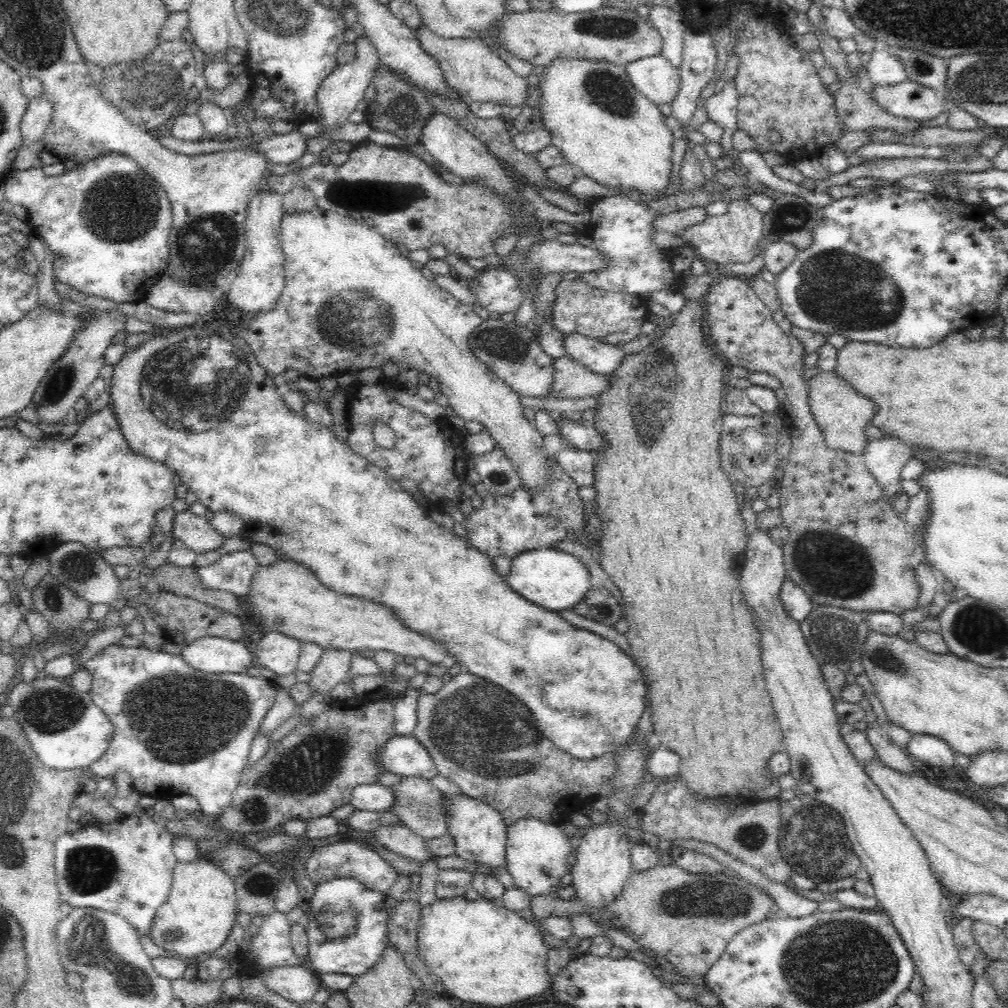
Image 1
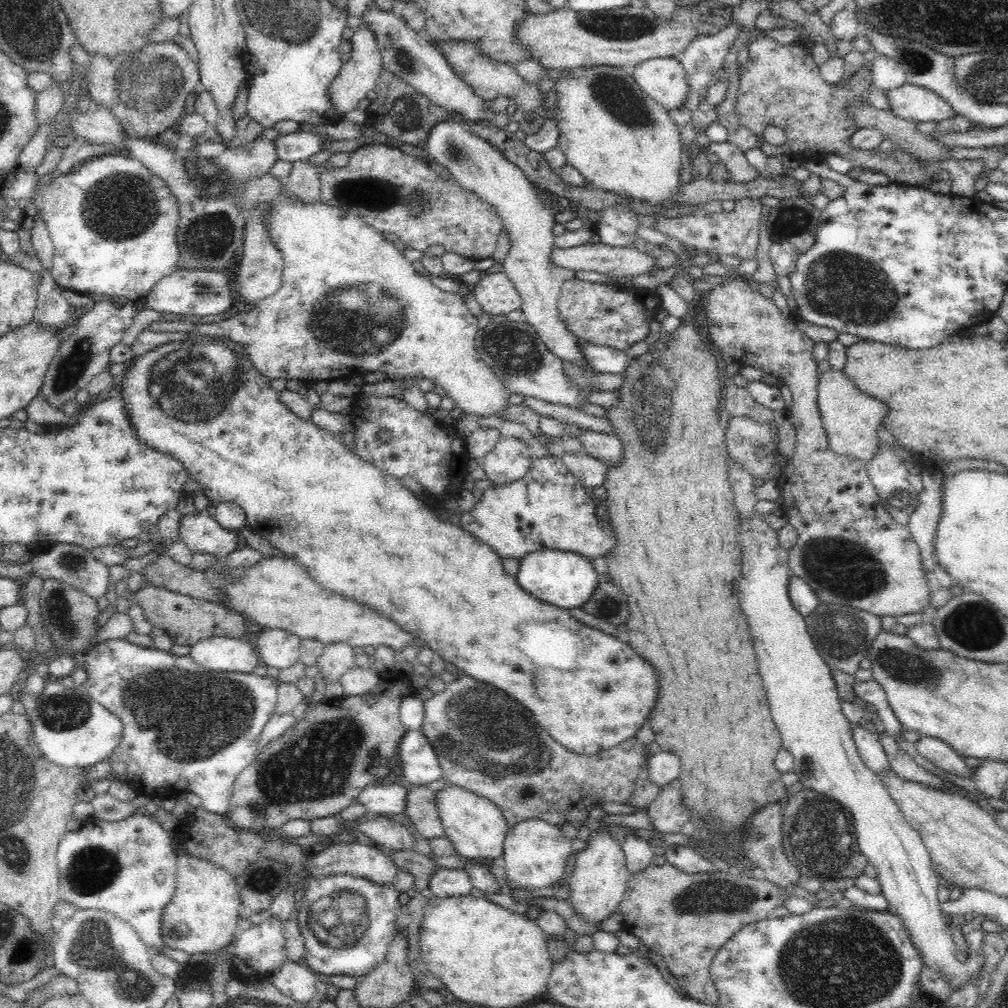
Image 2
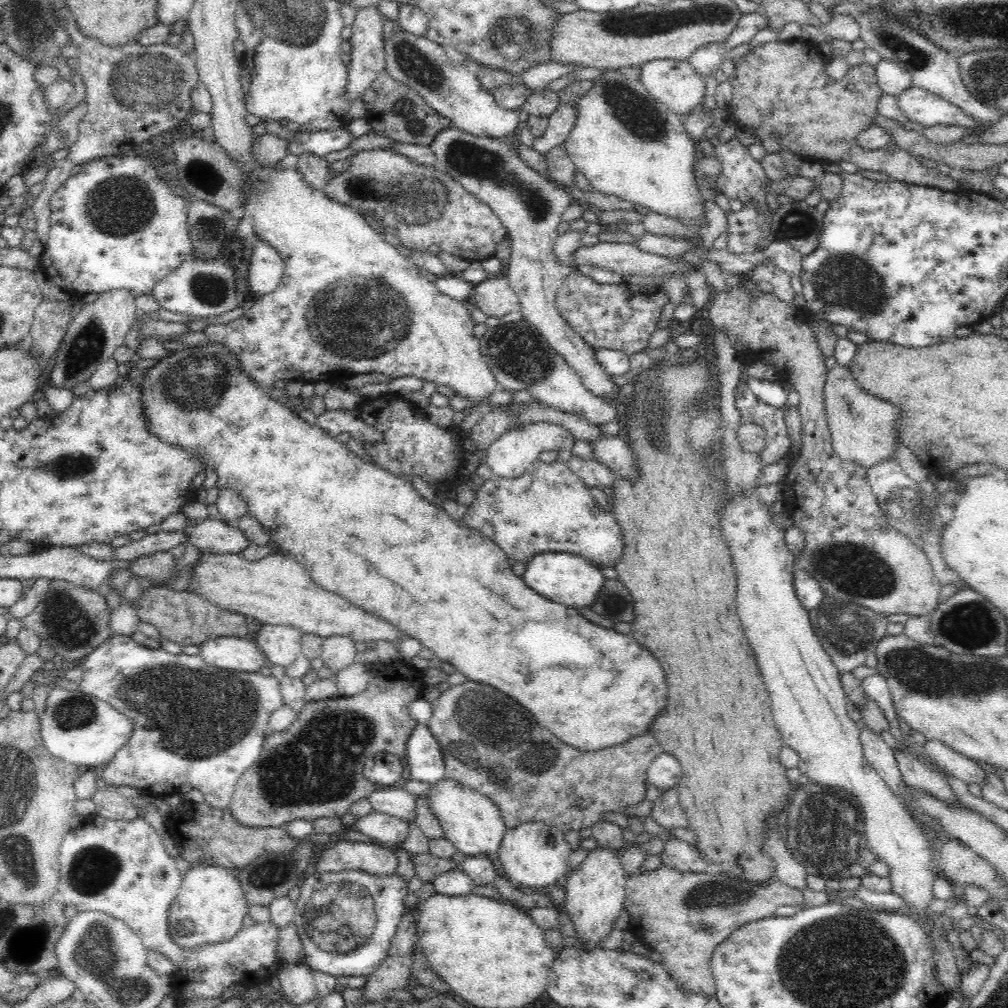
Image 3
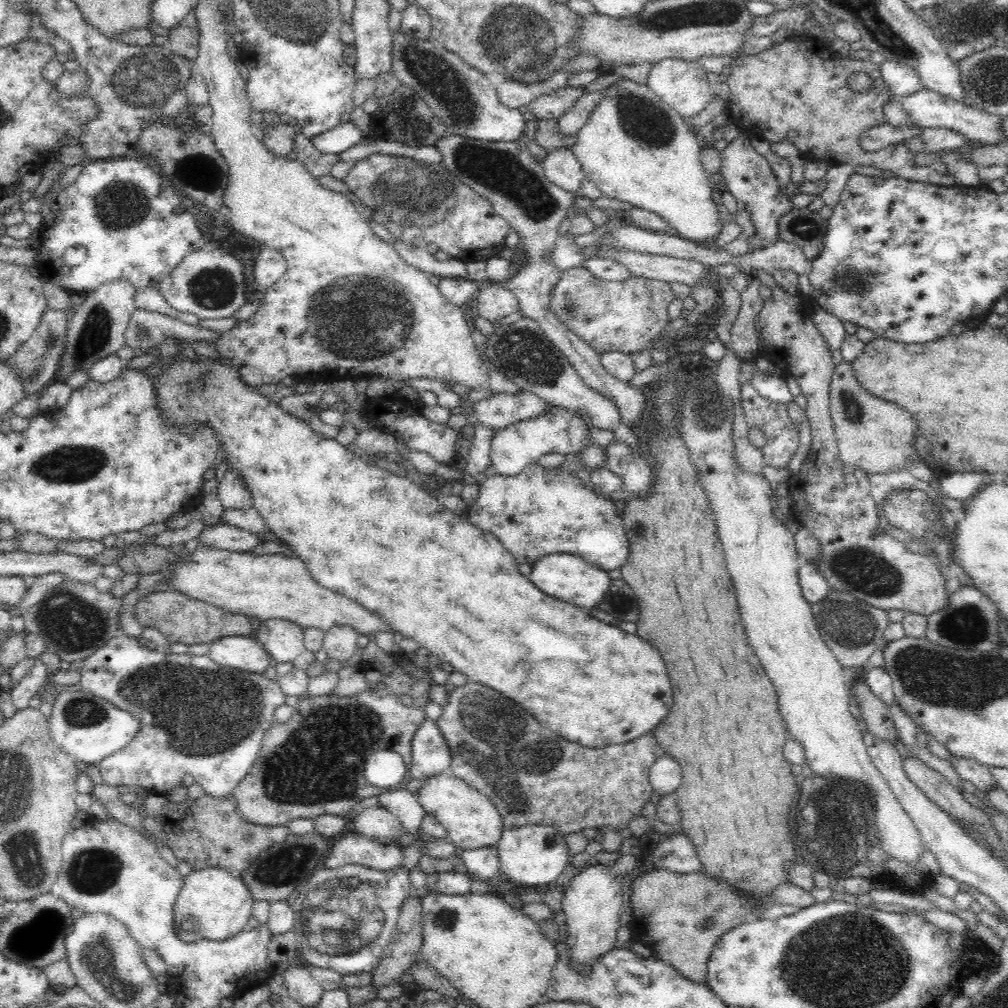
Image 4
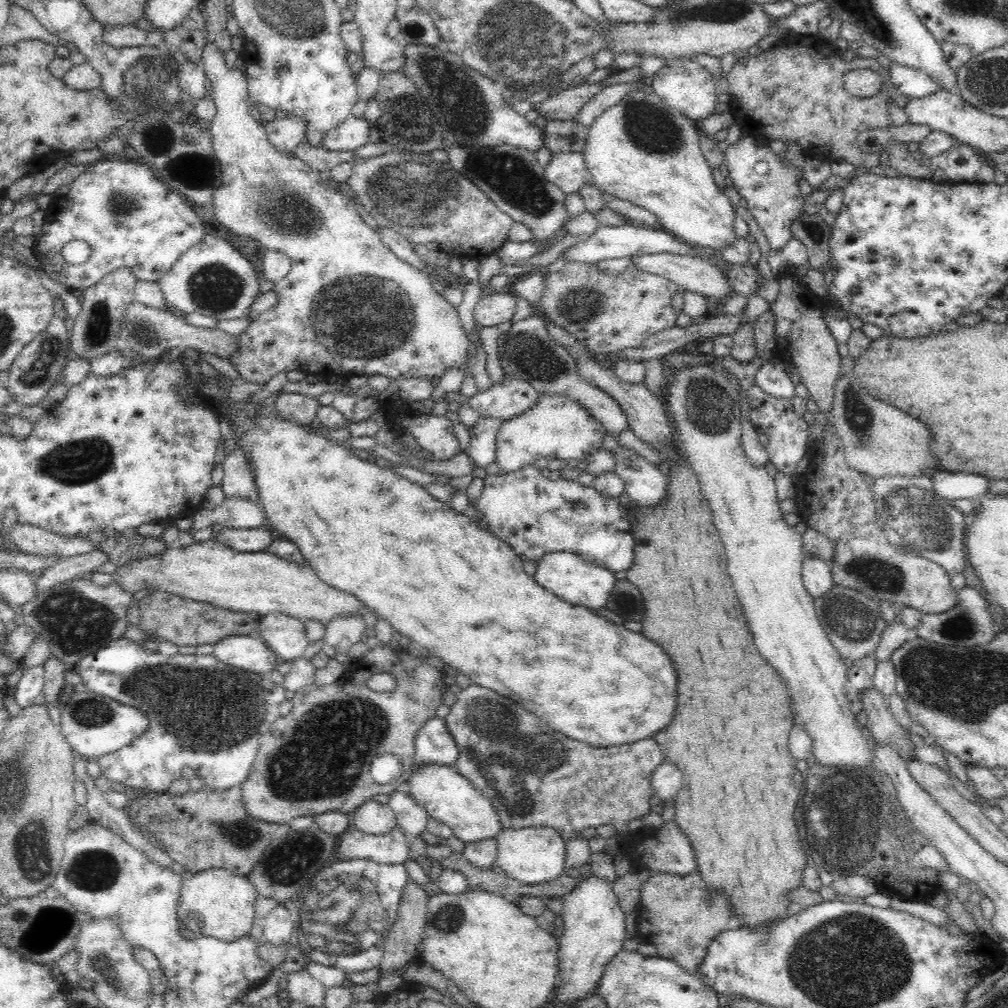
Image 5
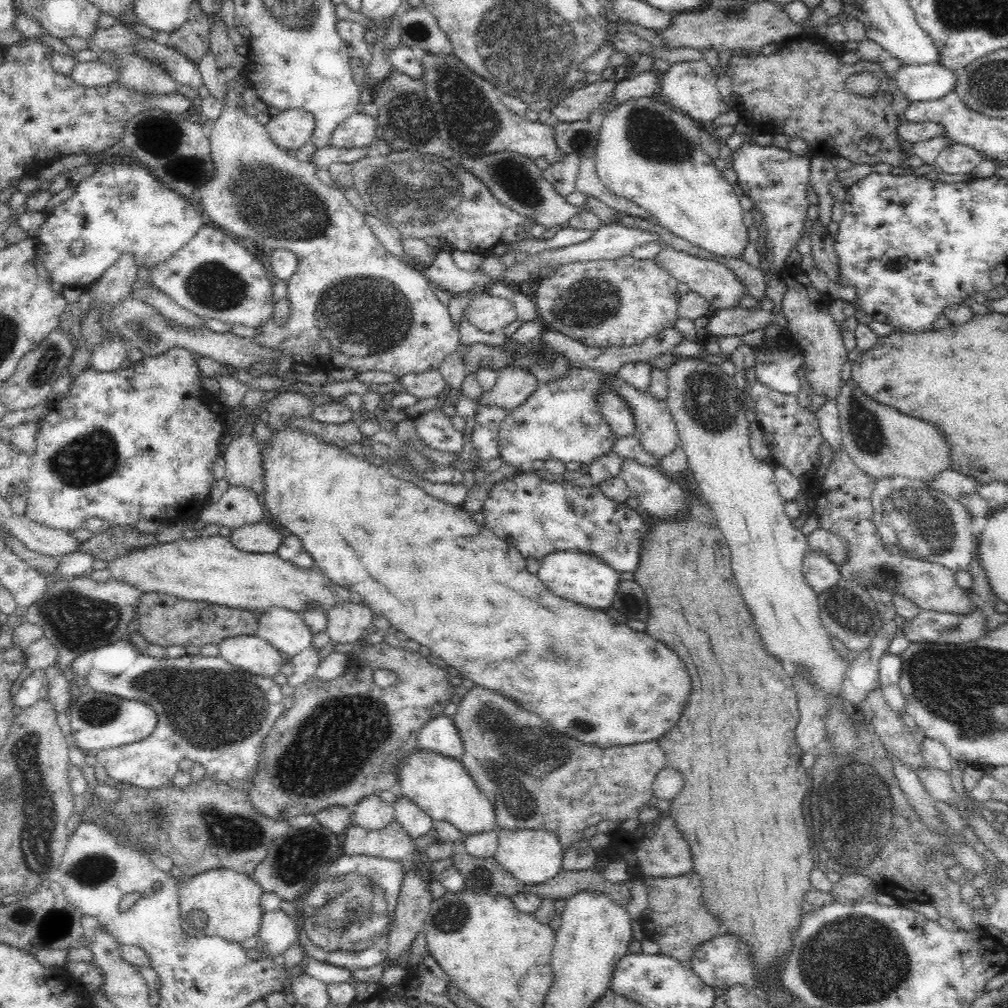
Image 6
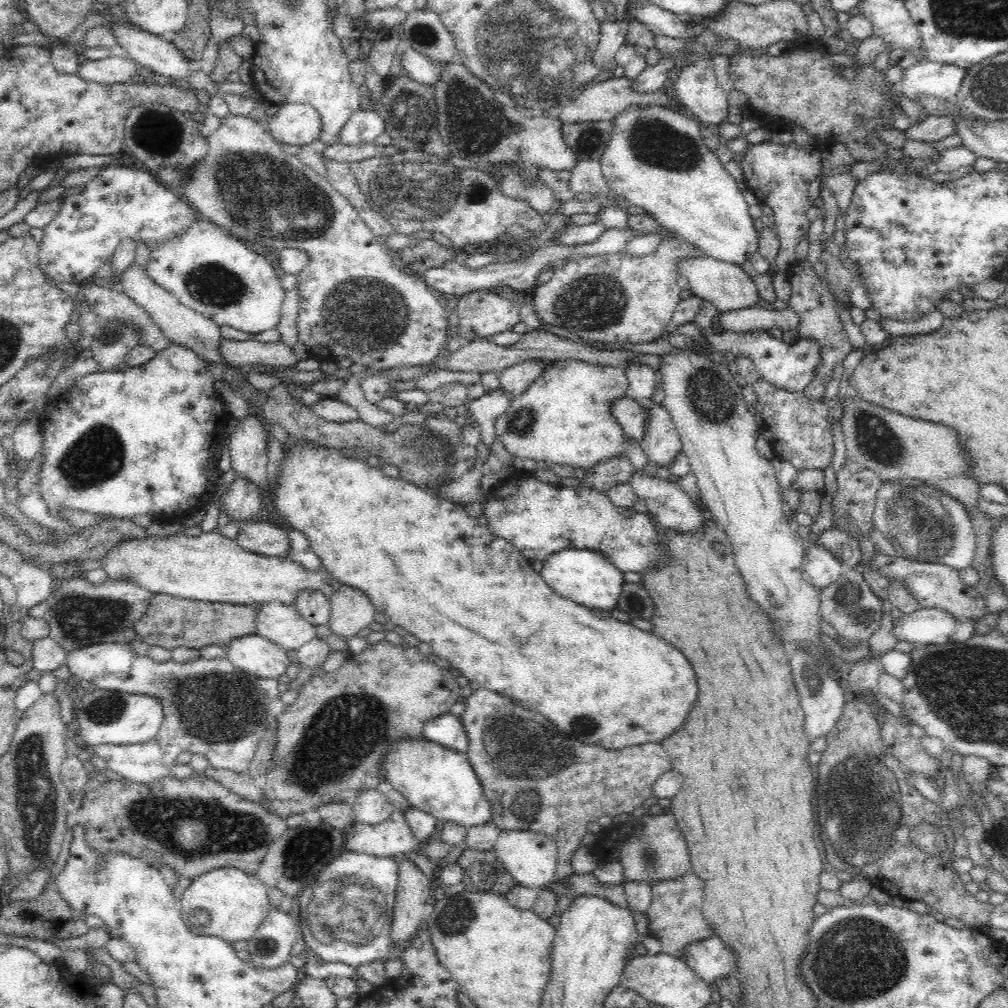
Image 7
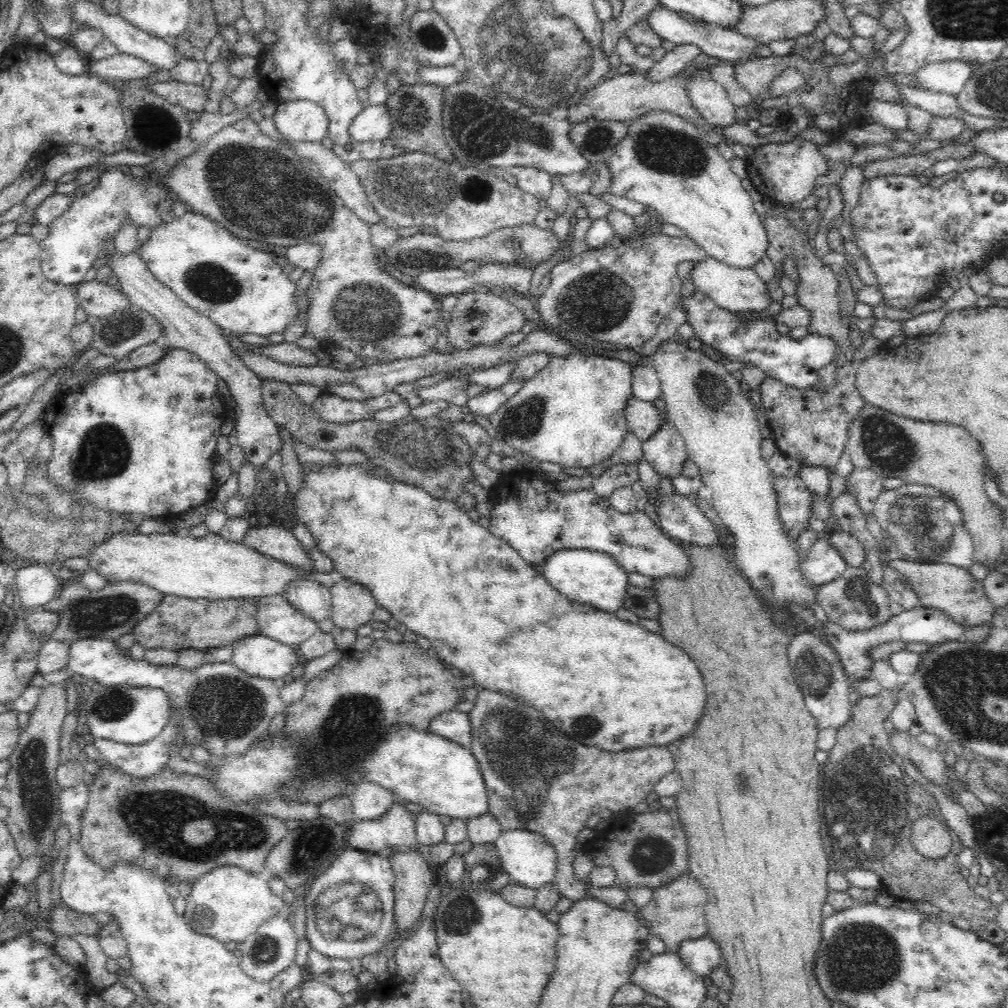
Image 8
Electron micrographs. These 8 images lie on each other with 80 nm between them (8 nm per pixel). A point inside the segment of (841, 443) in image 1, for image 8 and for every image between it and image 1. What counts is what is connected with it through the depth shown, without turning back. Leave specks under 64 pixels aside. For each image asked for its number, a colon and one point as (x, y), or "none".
2: (851, 418)
3: (862, 427)
4: (872, 435)
5: (877, 439)
6: (882, 442)
7: (895, 447)
8: (945, 457)

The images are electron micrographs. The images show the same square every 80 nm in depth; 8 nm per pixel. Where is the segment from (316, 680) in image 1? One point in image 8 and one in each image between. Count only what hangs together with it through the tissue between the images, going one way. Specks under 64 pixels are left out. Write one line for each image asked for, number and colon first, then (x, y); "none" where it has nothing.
2: (336, 659)
3: (338, 652)
4: (339, 644)
5: (342, 632)
6: (346, 623)
7: (350, 610)
8: (352, 605)

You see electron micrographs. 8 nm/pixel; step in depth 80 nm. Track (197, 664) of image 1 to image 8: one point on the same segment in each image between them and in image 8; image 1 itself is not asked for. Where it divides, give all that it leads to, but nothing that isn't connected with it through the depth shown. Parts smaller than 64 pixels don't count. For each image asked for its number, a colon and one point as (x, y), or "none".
2: (217, 653)
3: (232, 653)
4: (244, 653)
5: (247, 652)
6: (250, 653)
7: (257, 656)
8: (256, 655)

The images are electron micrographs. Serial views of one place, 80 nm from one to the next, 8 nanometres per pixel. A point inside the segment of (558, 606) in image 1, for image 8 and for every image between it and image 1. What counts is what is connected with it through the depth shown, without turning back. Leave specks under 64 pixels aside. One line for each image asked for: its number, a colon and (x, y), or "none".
2: (566, 580)
3: (569, 579)
4: (563, 576)
5: (579, 582)
6: (583, 579)
7: (586, 577)
8: (593, 578)

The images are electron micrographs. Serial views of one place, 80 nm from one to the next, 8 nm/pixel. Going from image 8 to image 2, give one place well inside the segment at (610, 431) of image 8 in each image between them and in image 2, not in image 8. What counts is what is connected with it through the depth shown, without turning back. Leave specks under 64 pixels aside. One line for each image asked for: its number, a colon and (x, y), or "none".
2: (509, 460)
3: (509, 456)
4: (512, 449)
5: (556, 427)
6: (561, 421)
7: (564, 417)

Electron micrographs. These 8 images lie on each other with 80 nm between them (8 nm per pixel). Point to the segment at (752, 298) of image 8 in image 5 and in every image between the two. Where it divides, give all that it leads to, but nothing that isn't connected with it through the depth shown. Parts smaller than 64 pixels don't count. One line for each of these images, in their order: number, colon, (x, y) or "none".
5: (692, 274)
6: (715, 282)
7: (727, 286)

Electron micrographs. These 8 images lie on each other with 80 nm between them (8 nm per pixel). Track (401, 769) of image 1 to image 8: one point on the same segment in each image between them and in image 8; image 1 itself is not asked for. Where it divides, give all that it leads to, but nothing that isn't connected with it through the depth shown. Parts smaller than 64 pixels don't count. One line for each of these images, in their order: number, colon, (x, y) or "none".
2: (415, 758)
3: (425, 761)
4: (430, 757)
5: (433, 743)
6: (438, 735)
7: (446, 730)
8: (453, 725)

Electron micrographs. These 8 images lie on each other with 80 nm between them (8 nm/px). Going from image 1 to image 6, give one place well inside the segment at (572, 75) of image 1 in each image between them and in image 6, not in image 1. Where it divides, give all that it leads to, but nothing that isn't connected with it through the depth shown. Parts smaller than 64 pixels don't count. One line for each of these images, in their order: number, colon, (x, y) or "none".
2: (621, 140)
3: (627, 143)
4: (634, 147)
5: (640, 150)
6: (648, 152)

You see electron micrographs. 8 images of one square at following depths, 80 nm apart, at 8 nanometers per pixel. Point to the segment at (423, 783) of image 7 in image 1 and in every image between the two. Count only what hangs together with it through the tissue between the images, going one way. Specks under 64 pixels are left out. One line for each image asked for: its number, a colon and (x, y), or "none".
1: (480, 834)
2: (476, 827)
3: (471, 821)
4: (471, 821)
5: (447, 796)
6: (441, 787)

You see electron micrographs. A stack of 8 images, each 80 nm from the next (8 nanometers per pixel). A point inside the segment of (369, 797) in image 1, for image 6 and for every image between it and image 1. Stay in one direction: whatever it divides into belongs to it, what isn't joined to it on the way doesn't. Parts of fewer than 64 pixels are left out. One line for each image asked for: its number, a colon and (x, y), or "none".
2: (384, 798)
3: (394, 800)
4: (405, 805)
5: (412, 818)
6: (415, 822)

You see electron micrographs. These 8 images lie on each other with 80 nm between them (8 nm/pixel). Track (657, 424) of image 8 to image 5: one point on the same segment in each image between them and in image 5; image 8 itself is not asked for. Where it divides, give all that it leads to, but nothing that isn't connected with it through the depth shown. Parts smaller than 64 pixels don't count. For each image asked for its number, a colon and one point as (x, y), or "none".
5: (526, 352)
6: (616, 413)
7: (629, 415)

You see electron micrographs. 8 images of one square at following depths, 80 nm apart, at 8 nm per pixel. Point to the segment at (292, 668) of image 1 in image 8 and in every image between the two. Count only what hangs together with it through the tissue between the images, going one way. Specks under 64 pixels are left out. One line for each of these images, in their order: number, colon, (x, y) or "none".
2: (276, 648)
3: (281, 644)
4: (284, 641)
5: (285, 635)
6: (285, 630)
7: (283, 625)
8: (276, 618)

